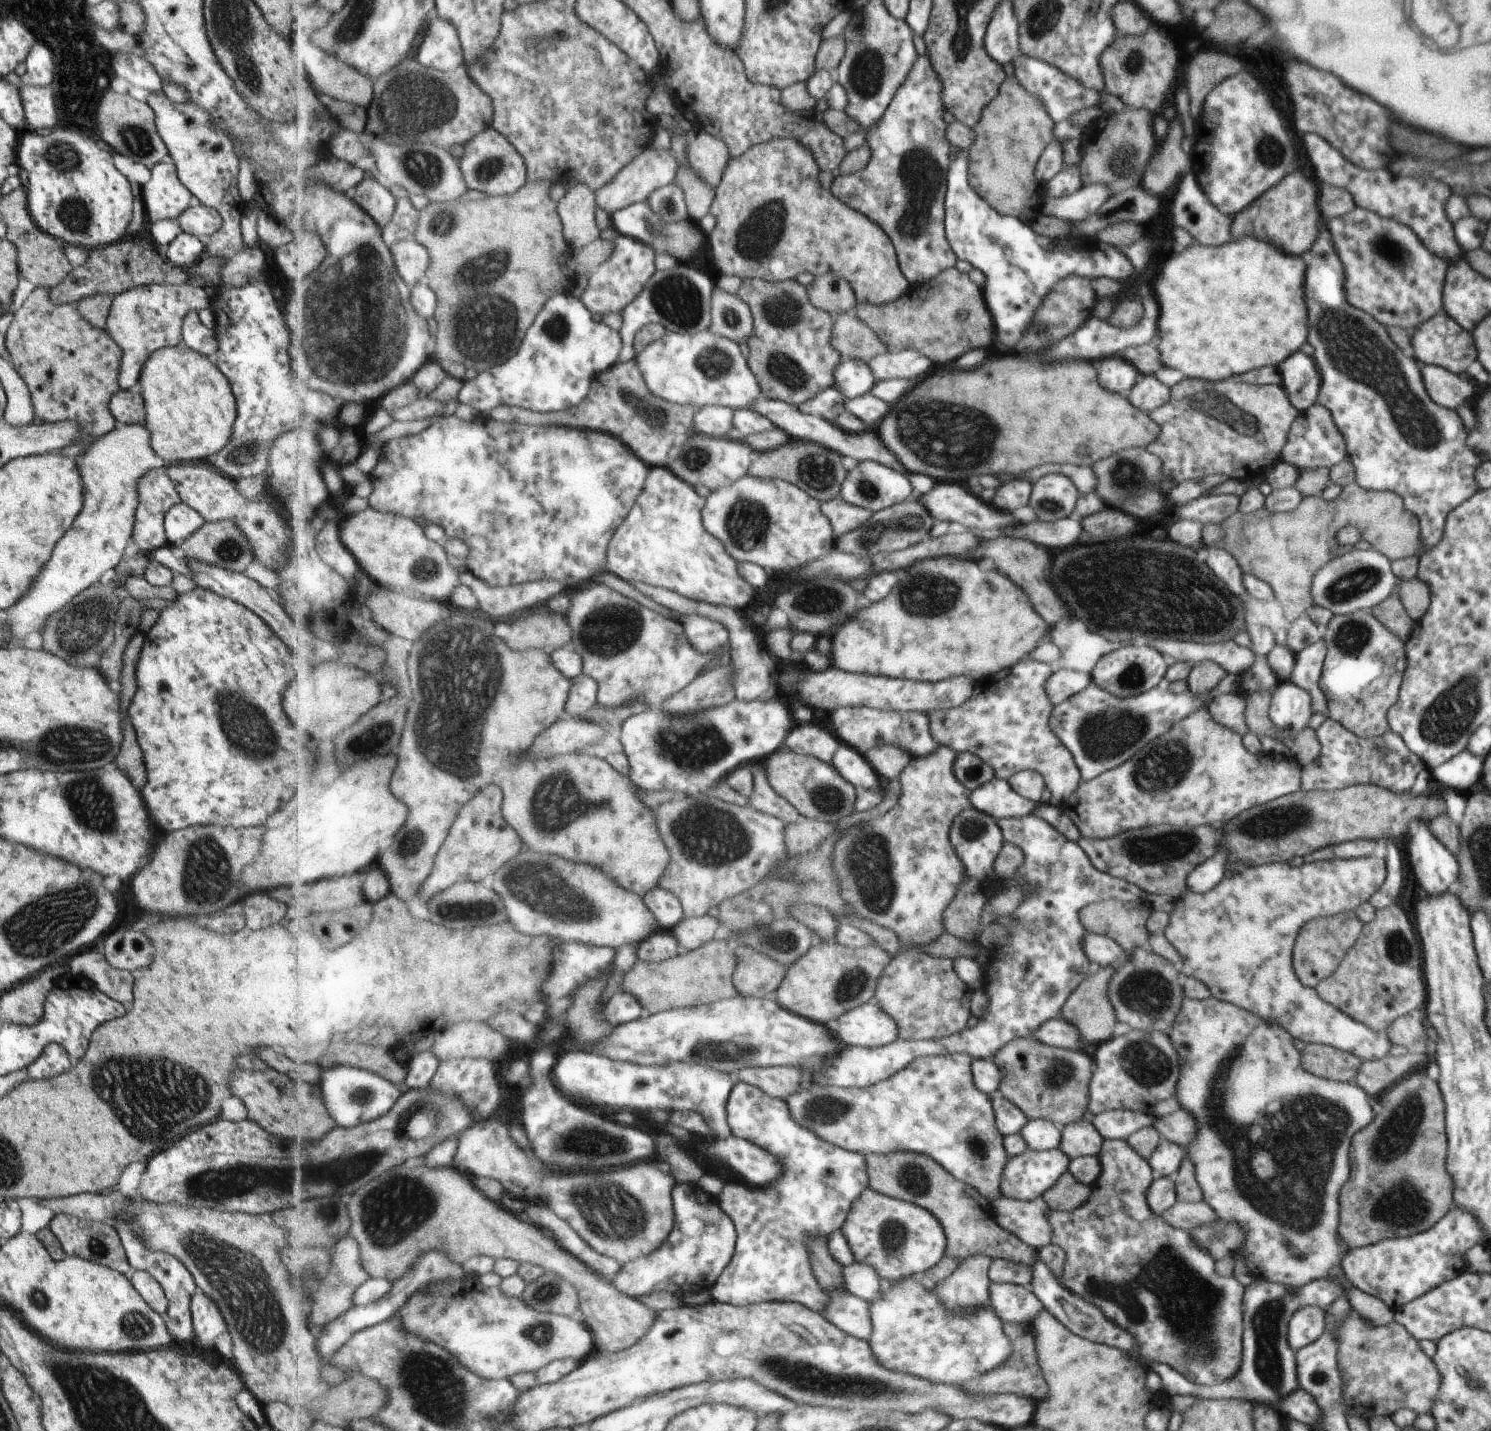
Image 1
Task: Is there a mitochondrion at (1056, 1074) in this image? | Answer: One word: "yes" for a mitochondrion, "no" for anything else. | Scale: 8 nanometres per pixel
yes

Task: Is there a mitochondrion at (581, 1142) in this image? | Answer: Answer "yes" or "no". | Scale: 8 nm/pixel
yes

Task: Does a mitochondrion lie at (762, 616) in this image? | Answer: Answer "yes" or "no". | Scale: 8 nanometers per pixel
no

